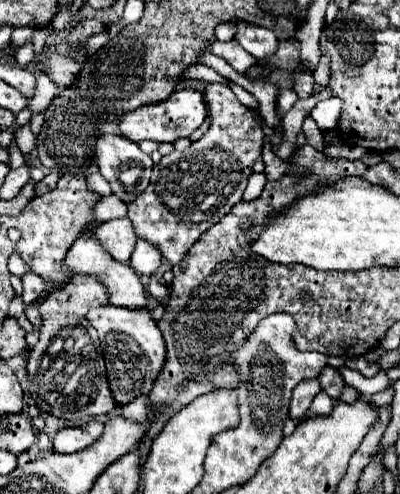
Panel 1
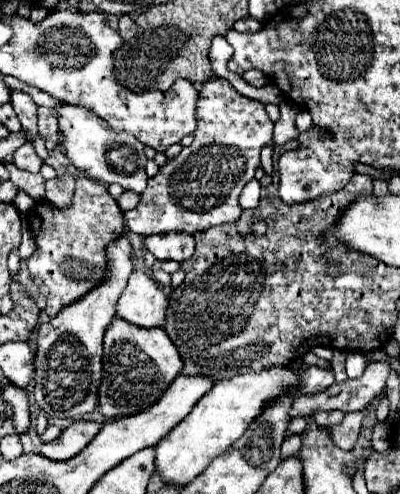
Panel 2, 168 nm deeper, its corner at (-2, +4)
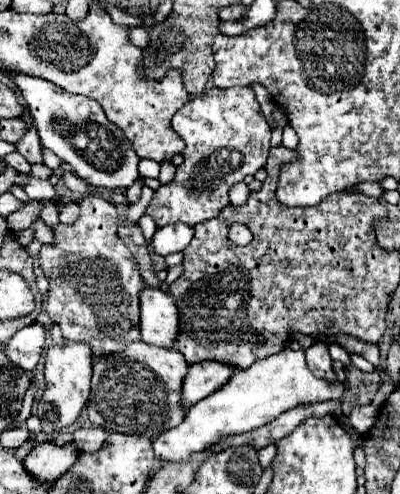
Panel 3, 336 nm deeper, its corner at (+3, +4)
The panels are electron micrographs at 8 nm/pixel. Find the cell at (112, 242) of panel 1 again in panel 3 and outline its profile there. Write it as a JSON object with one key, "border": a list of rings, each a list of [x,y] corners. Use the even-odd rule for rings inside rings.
{"border":[[[65,339],[63,345],[53,345],[45,357],[45,387],[37,399],[37,417],[41,419],[45,433],[55,433],[69,427],[89,401],[93,351],[87,343],[75,343]]]}

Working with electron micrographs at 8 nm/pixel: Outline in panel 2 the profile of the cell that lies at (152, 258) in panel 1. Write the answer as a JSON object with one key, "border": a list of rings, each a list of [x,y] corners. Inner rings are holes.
{"border":[[[176,231],[166,235],[148,235],[146,237],[146,249],[158,259],[158,261],[184,261],[194,253],[194,237],[192,235],[178,235]]]}

